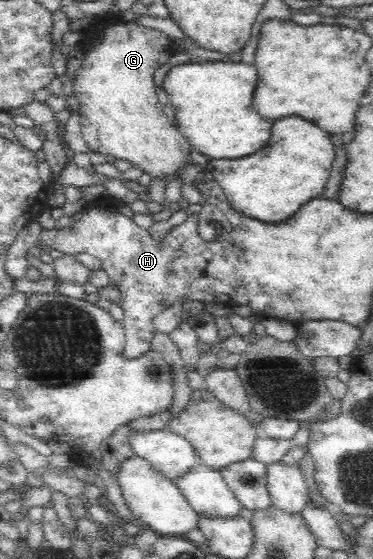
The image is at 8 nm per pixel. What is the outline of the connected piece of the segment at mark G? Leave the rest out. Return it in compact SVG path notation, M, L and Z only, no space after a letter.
M112 20L106 25L96 25L102 33L104 43L96 48L96 53L83 56L81 67L73 81L73 95L78 99L78 114L81 121L81 130L87 145L93 152L112 156L114 159L128 161L132 166L138 167L143 174L152 179L158 179L166 186L172 179L182 179L187 173L190 161L190 151L193 148L190 142L177 129L175 122L167 121L164 107L156 97L154 86L154 71L176 50L174 43L168 36L156 29L146 29L132 21Z

